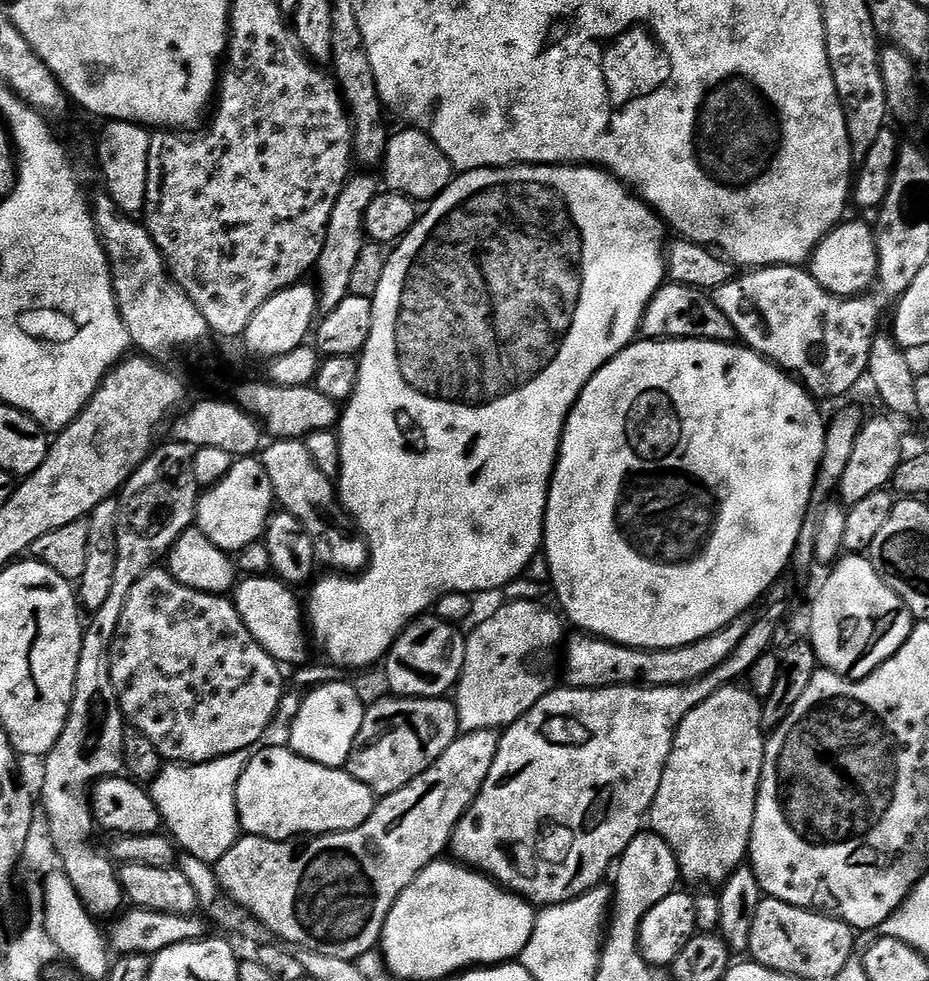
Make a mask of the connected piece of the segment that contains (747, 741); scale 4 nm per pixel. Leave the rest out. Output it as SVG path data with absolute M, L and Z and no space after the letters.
M729 686L718 690L714 694L710 694L710 698L706 698L706 702L694 706L694 710L690 710L690 714L686 714L686 718L682 718L682 722L678 726L676 737L674 738L672 753L666 762L666 770L662 774L662 786L658 786L658 794L652 803L652 811L650 813L651 831L657 832L668 843L670 850L674 850L674 858L680 867L681 877L685 881L689 880L692 884L704 884L700 886L723 885L724 881L730 878L730 874L734 874L734 870L741 868L745 861L749 859L748 847L750 846L750 838L754 830L756 799L758 798L758 790L760 789L762 766L764 765L766 729L762 722L762 700L747 687L744 687L745 689L740 687L744 686Z

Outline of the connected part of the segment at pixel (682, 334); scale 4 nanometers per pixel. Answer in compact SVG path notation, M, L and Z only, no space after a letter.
M671 282L665 283L654 298L650 298L640 323L639 335L645 340L717 340L723 344L731 344L737 339L730 318L718 310L709 293Z

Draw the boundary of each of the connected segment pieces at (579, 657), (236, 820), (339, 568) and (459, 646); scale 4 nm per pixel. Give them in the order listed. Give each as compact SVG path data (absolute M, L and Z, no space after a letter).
M745 614L734 618L722 630L710 634L706 638L698 638L698 642L690 642L677 648L627 648L625 644L615 644L612 640L601 640L591 634L576 634L563 645L564 676L569 688L618 688L621 686L647 686L649 688L665 688L694 682L710 670L718 670L734 650L750 634L754 623L753 617Z
M235 752L201 764L169 763L161 767L160 773L157 774L155 780L151 781L152 801L158 806L163 827L167 835L171 836L185 853L212 866L236 845L242 835L236 795L238 782L246 770L249 759L248 752Z
M273 439L271 443L263 449L262 459L270 474L270 482L274 486L276 504L283 511L294 514L294 518L298 518L302 522L306 534L310 534L310 542L314 542L317 561L323 567L325 564L328 570L336 574L359 574L363 572L370 559L370 545L367 540L358 535L352 517L344 511L333 481L328 480L326 474L322 474L322 470L318 470L318 466L314 466L314 458L310 458L310 450L306 450L304 440Z
M425 614L416 620L411 620L402 630L402 634L392 644L392 649L382 661L384 676L388 679L387 691L394 696L406 698L444 698L455 689L456 683L464 669L466 658L466 636L457 625L450 622L442 622L434 614Z

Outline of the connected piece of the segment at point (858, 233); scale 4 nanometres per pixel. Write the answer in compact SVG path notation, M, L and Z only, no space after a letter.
M845 219L826 234L822 242L812 252L812 258L806 265L807 271L816 280L817 289L835 296L859 297L867 293L877 283L880 274L876 233L871 223Z

